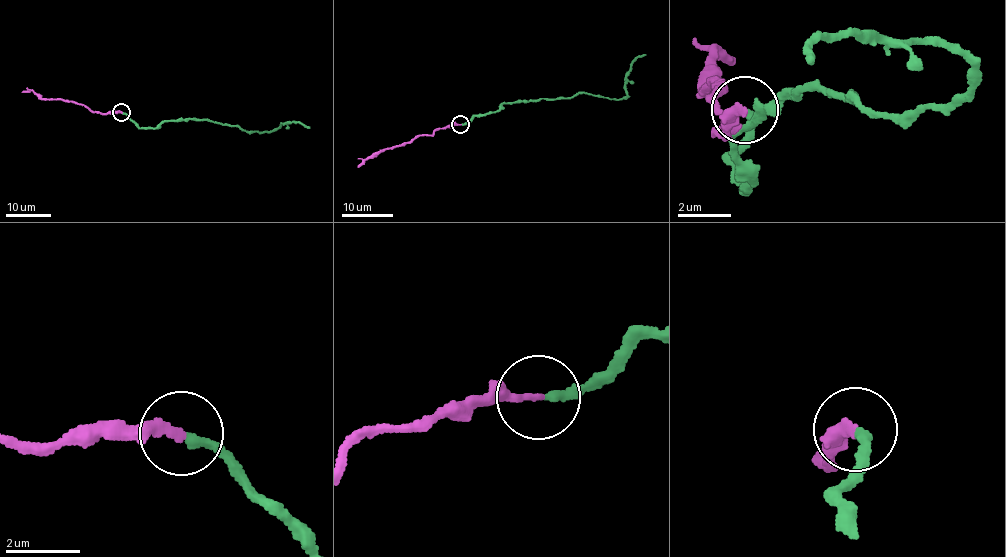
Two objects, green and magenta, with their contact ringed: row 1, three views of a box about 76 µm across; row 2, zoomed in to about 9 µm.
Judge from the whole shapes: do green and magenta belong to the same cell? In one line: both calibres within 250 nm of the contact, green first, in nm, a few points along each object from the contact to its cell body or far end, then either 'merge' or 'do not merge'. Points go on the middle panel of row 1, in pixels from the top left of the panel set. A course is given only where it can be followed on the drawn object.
240 nm thick on the green side, 240 nm on the other; green runs (460, 124), (495, 112), (506, 102), (570, 98), (583, 92), (625, 98), (625, 74), (632, 62), (646, 54); magenta runs (460, 124), (448, 124), (431, 135), (417, 135), (409, 141), (380, 150), (358, 166); do not merge

